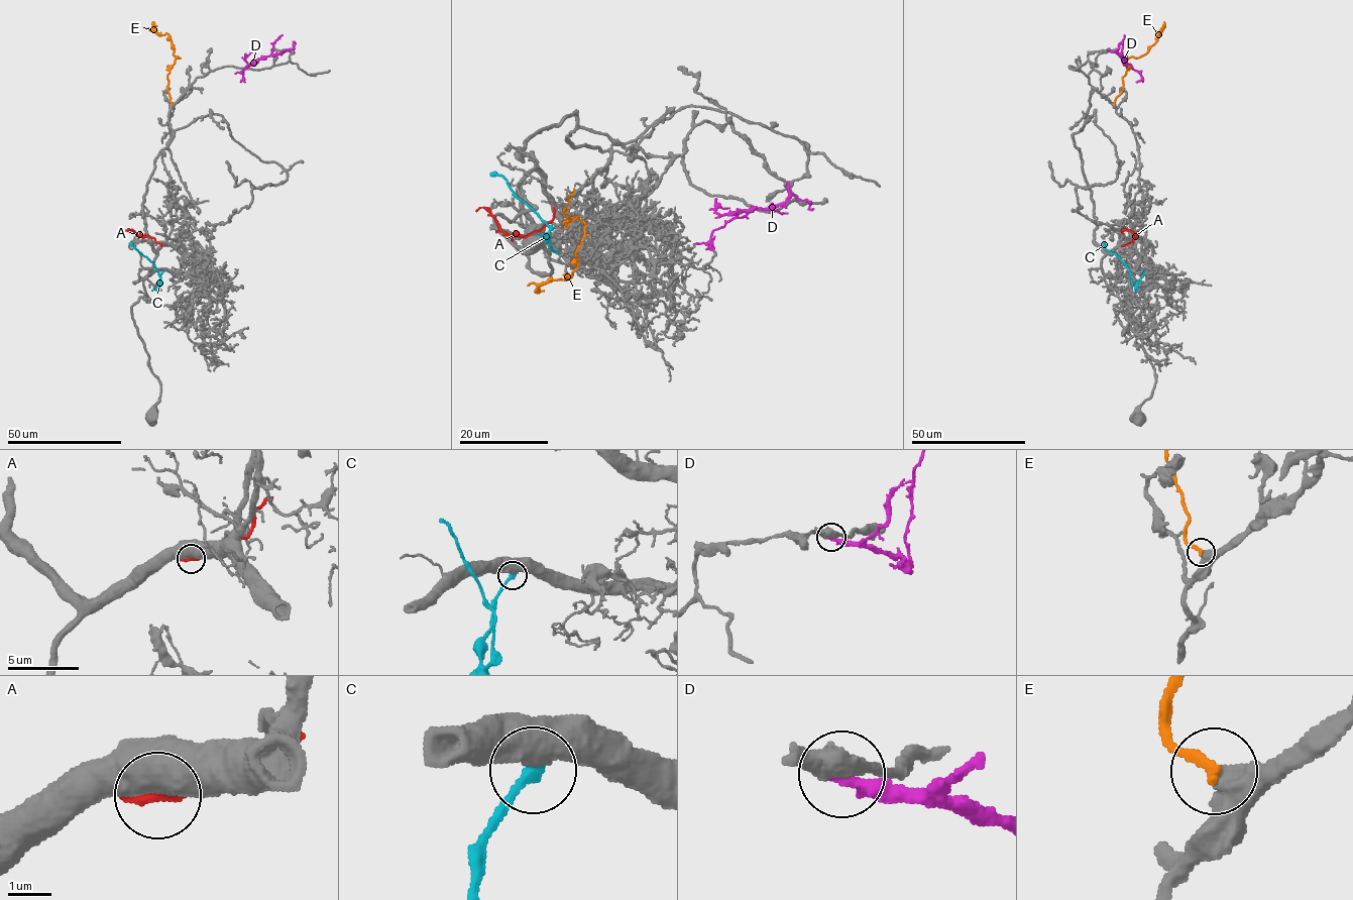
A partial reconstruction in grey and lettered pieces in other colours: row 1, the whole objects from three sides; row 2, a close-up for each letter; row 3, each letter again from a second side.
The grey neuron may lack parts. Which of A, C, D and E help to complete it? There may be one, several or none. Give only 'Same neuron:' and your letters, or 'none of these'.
Same neuron: none of these

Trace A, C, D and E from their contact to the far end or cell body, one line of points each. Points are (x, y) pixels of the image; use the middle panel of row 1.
A: (554, 211), (553, 219), (526, 236), (502, 231), (496, 220), (484, 209), (475, 211)
C: (556, 252), (551, 248), (548, 237), (551, 225), (515, 194), (501, 176), (491, 174)
D: (788, 184), (788, 198), (784, 202), (765, 209), (743, 210), (715, 230), (711, 246), (715, 236)
E: (574, 192), (563, 211), (570, 219), (577, 216), (584, 223), (573, 272), (564, 279), (549, 279), (536, 290)

